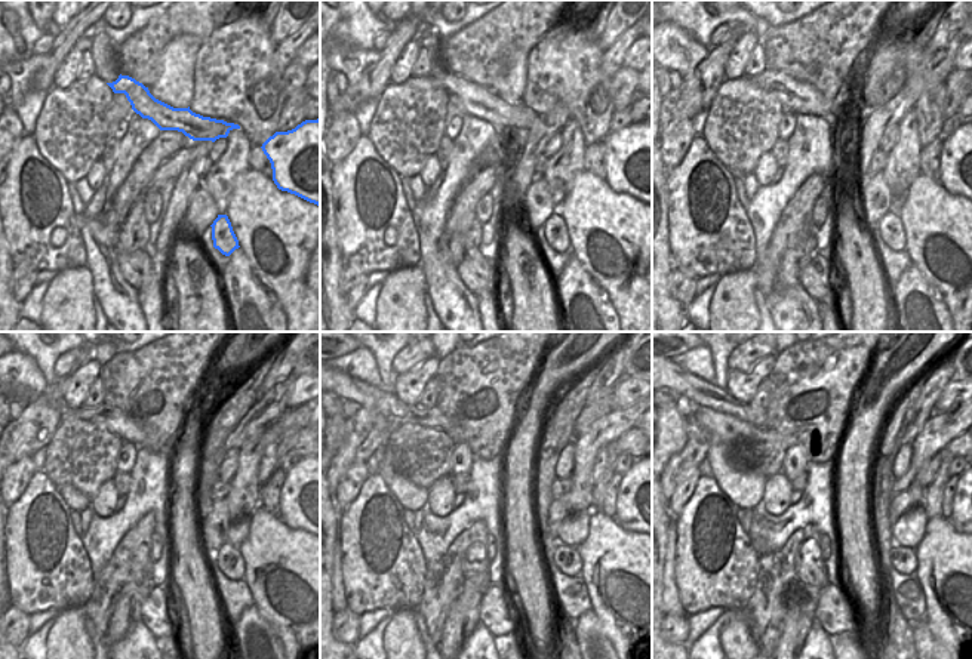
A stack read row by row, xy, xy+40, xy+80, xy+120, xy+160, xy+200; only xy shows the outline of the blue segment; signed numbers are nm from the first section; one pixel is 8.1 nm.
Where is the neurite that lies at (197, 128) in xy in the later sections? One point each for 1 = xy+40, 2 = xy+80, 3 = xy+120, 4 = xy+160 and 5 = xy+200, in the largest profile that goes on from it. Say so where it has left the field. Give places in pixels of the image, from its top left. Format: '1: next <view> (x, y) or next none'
1: next xy+40 (476, 99)
2: next xy+80 (800, 98)
3: next xy+120 (113, 419)
4: next xy+160 (434, 418)
5: next xy+200 (757, 416)

